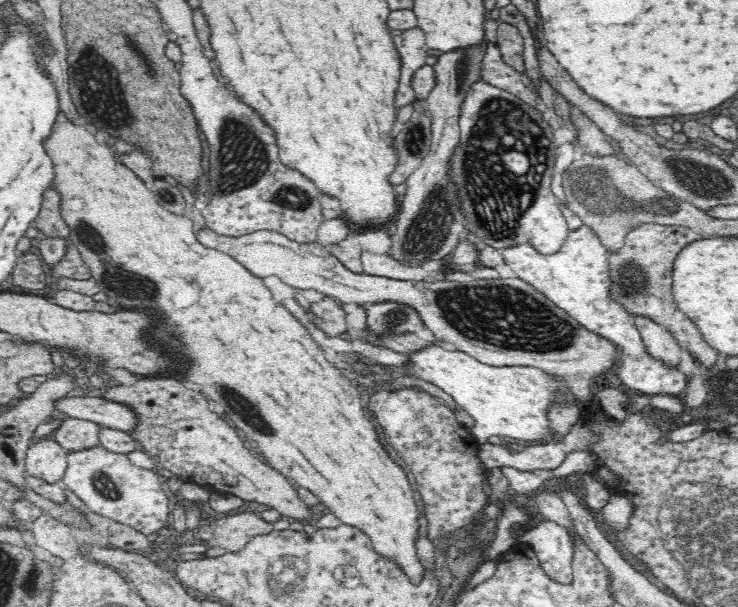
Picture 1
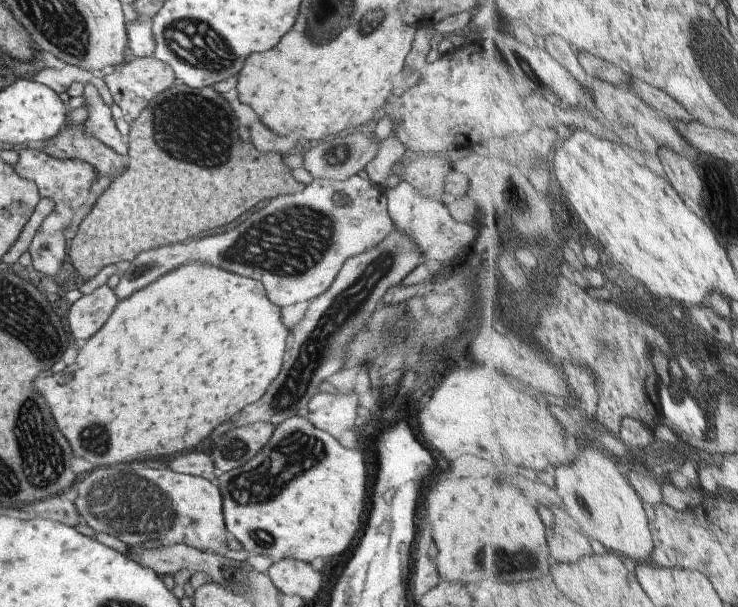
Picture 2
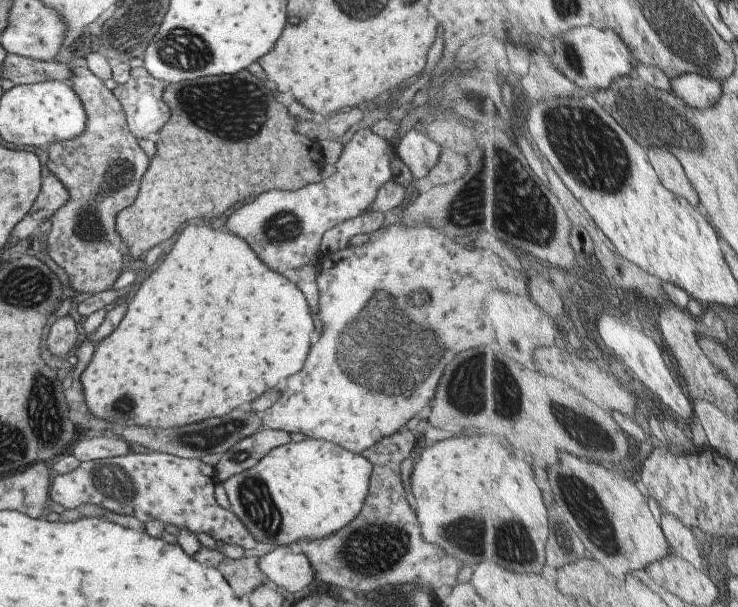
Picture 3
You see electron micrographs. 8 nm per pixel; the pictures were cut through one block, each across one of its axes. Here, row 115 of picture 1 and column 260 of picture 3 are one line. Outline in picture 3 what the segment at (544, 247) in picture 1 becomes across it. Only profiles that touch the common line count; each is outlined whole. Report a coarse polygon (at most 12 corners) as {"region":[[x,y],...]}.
{"region":[[328,440],[280,445],[223,481],[266,548],[362,510],[373,466]]}

